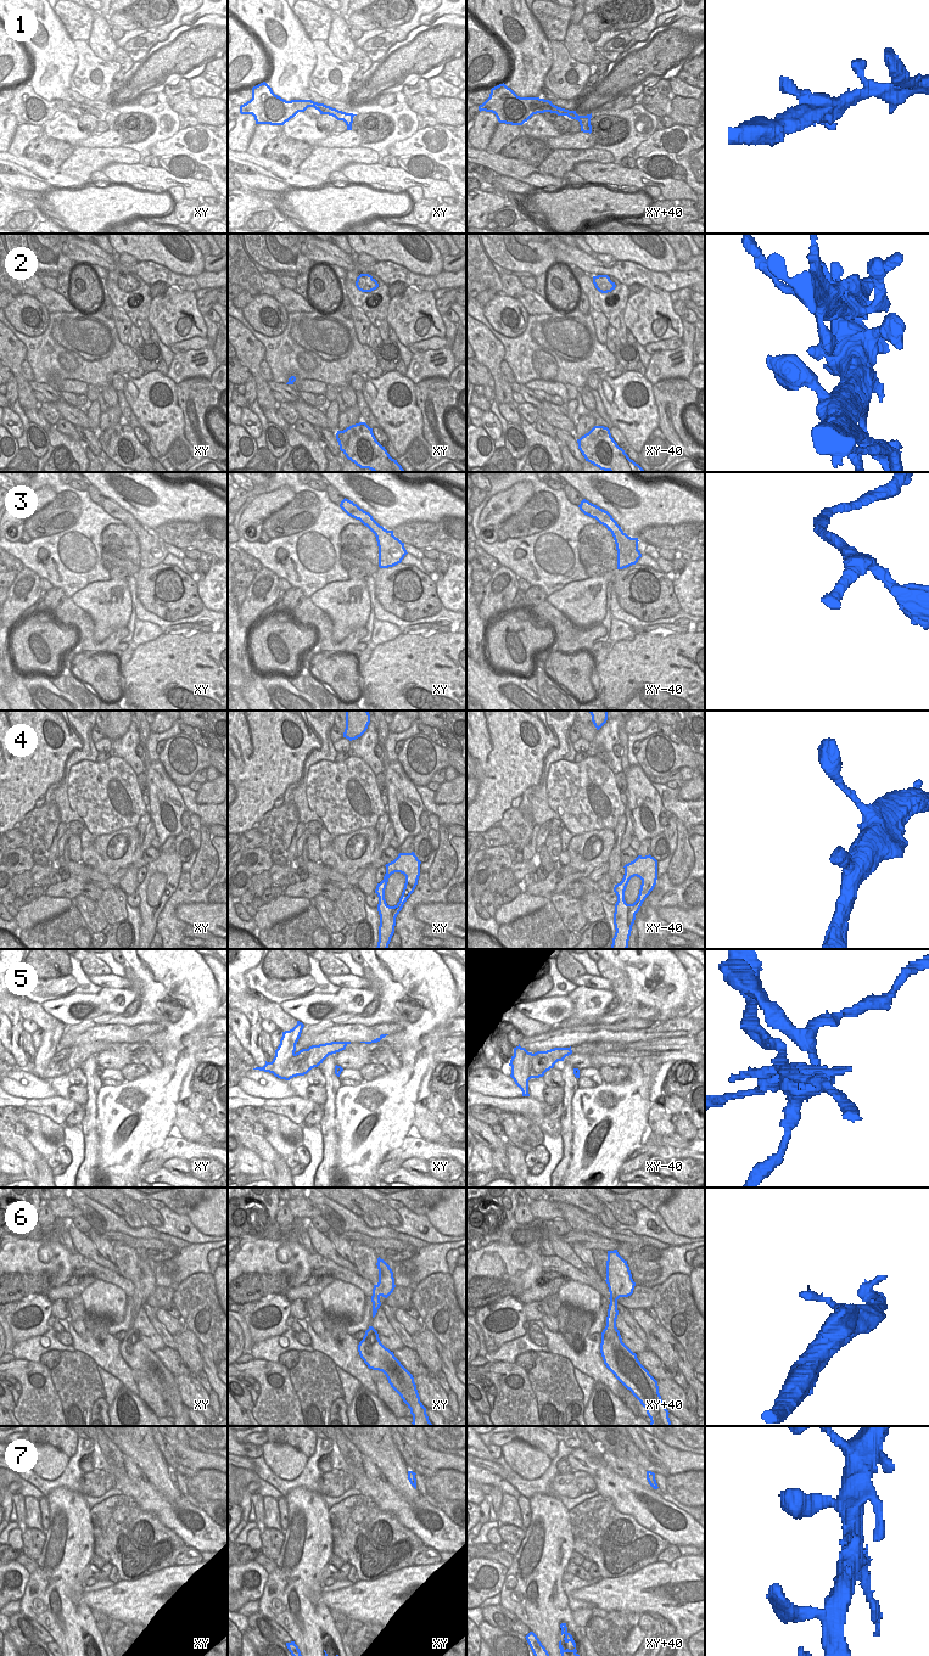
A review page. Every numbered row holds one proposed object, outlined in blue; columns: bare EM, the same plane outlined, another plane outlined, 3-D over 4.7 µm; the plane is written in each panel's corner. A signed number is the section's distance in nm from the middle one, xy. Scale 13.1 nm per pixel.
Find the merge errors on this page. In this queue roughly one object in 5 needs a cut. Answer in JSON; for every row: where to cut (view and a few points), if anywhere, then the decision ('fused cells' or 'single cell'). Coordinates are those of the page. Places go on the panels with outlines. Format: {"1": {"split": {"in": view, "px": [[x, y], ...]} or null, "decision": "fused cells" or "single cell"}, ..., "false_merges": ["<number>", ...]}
{"1": {"split": null, "decision": "single cell"}, "2": {"split": null, "decision": "single cell"}, "3": {"split": null, "decision": "single cell"}, "4": {"split": null, "decision": "single cell"}, "5": {"split": {"in": "xy", "px": [[295, 1054], [290, 1064], [300, 1075]]}, "decision": "fused cells"}, "6": {"split": null, "decision": "single cell"}, "7": {"split": null, "decision": "single cell"}, "false_merges": ["5"]}

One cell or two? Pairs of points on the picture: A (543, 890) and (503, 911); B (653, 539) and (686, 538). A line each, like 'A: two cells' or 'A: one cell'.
A: two cells
B: one cell

